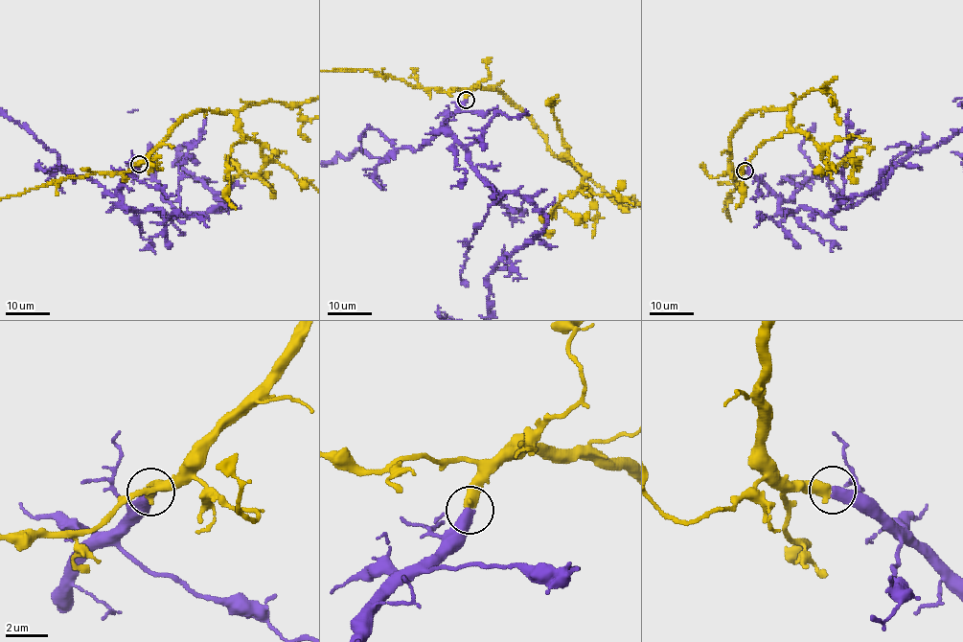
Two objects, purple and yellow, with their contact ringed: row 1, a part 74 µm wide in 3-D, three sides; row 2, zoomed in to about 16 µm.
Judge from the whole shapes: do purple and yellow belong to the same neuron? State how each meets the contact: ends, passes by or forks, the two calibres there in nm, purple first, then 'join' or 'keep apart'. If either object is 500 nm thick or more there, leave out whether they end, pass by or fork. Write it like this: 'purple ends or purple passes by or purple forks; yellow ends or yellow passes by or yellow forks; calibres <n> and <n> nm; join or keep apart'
calibres 500 and 550 nm; join

